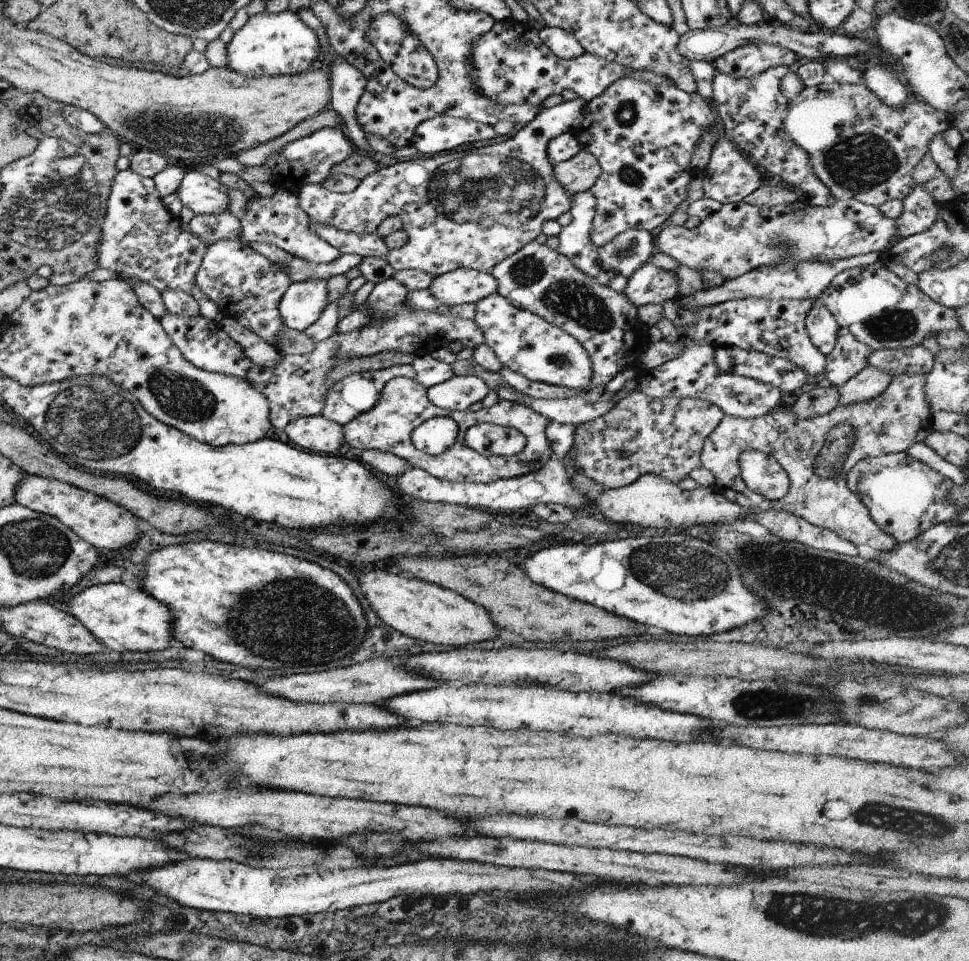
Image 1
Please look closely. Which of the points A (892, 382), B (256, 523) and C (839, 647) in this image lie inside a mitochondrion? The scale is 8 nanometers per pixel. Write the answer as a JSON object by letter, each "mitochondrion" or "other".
{"A":"other","B":"other","C":"other"}

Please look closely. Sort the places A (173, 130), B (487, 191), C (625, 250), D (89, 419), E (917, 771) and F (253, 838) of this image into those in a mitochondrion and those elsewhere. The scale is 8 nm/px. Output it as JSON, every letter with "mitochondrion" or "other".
{"A":"mitochondrion","B":"mitochondrion","C":"mitochondrion","D":"mitochondrion","E":"other","F":"mitochondrion"}

